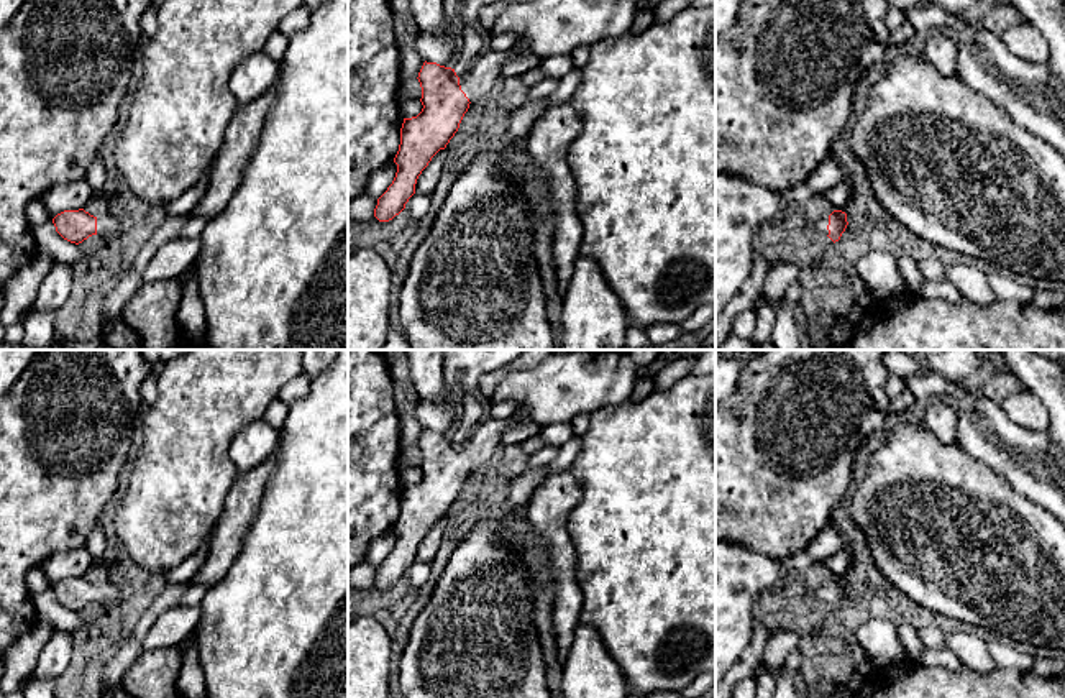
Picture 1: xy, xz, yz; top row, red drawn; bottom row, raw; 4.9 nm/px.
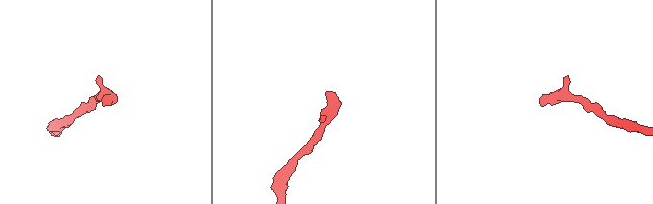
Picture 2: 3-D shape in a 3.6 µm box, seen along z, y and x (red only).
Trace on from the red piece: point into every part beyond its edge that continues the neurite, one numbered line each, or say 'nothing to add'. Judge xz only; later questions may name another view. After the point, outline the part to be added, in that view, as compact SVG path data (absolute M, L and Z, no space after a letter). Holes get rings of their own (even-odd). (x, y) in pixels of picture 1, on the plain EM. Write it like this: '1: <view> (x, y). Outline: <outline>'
1: xz (483, 440). Outline: M520 406L509 419L484 419L481 424L471 427L466 440L459 445L461 458L466 462L469 470L478 470L491 460L514 419L532 419L530 409Z

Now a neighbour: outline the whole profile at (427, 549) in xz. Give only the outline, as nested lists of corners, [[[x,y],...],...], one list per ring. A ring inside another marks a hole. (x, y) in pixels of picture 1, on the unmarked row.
[[[440,517],[432,529],[428,530],[428,534],[422,539],[422,542],[417,547],[415,552],[415,562],[423,562],[423,563],[432,563],[432,560],[435,558],[441,537],[443,537],[443,530],[445,530],[445,517]]]

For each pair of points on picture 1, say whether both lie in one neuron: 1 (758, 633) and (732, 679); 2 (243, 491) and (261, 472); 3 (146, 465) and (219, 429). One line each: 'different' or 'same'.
1: same
2: same
3: same

